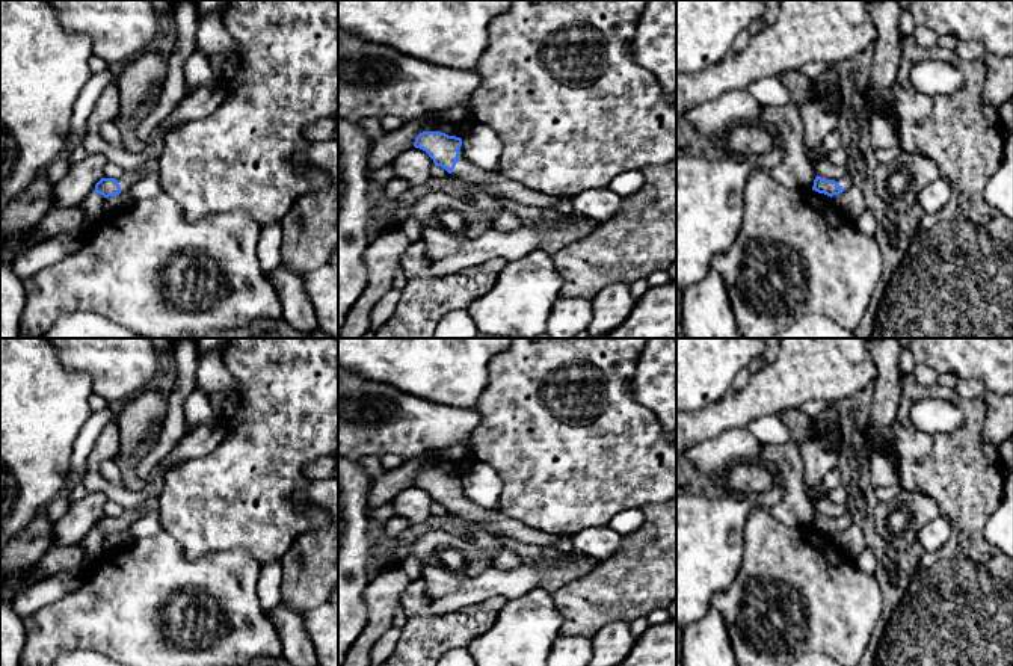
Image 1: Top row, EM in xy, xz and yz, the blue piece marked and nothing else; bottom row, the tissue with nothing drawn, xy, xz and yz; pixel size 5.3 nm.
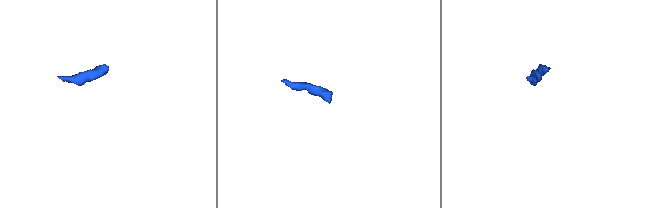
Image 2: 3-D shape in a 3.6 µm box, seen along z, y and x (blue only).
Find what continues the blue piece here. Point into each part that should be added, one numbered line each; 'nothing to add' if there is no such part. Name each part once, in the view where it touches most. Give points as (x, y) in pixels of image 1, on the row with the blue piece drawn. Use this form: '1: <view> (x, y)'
1: xz (467, 171)

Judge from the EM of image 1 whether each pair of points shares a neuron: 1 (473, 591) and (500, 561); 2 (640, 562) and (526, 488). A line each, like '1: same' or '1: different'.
1: different
2: different

